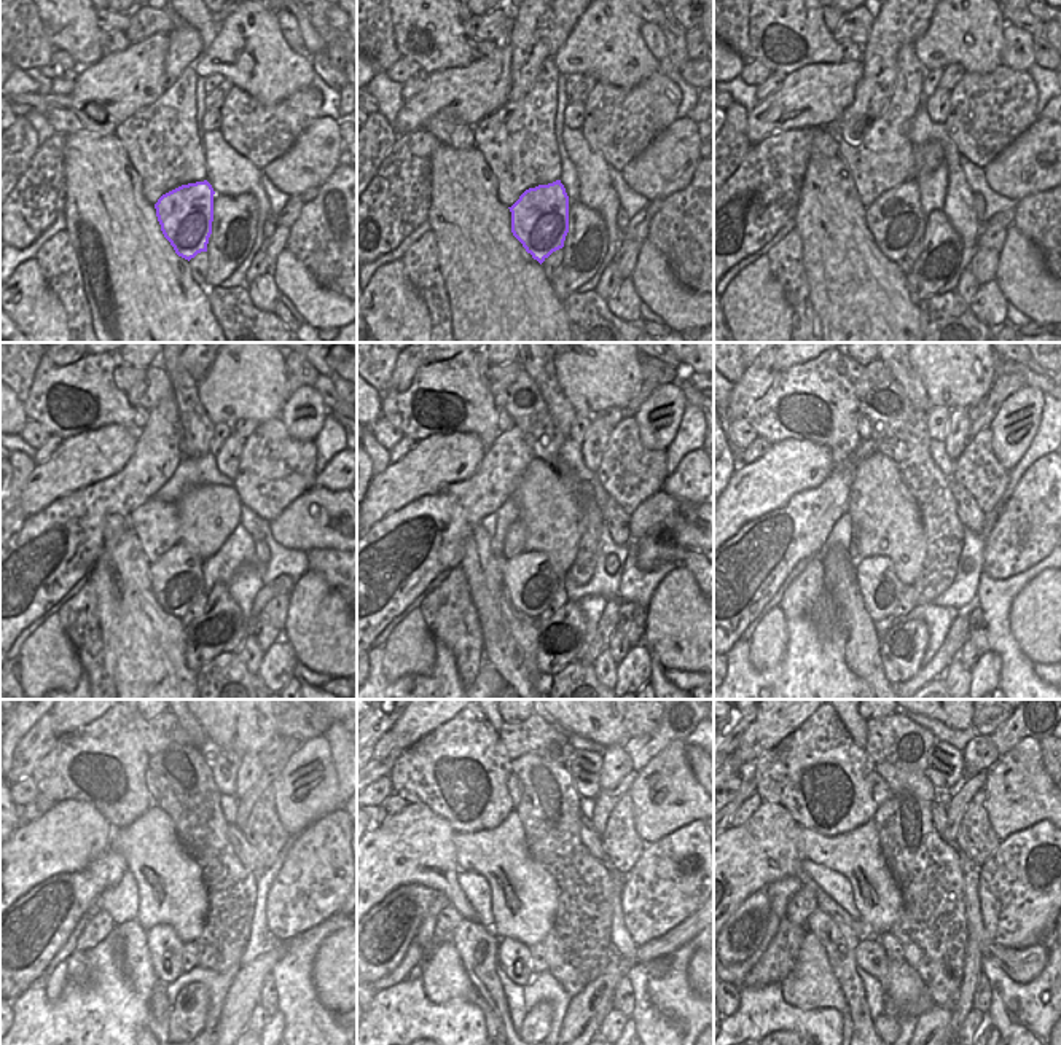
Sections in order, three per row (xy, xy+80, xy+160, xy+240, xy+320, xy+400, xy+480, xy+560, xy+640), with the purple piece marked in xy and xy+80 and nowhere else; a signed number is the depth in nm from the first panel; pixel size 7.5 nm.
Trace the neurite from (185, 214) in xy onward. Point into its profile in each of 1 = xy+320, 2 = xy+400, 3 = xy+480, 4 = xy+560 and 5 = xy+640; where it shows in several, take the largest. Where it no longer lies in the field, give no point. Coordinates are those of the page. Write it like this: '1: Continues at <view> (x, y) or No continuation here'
1: Continues at xy+320 (529, 580)
2: Continues at xy+400 (881, 590)
3: Continues at xy+480 (164, 947)
4: Continues at xy+560 (513, 956)
5: Continues at xy+640 (870, 956).

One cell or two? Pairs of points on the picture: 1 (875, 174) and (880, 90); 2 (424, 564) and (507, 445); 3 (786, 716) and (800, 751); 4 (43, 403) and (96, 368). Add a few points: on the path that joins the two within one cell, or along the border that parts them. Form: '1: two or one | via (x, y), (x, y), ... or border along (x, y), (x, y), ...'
1: two | border along (896, 85), (889, 105), (853, 128), (854, 147)
2: one | via (442, 534), (497, 475)
3: two | border along (810, 716), (762, 754)
4: one | via (48, 387), (54, 381), (80, 381)

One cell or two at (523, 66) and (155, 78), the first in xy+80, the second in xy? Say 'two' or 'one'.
two

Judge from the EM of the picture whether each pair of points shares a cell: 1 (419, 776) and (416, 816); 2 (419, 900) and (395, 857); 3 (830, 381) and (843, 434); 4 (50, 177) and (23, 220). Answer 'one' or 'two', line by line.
1: two
2: two
3: one
4: one

